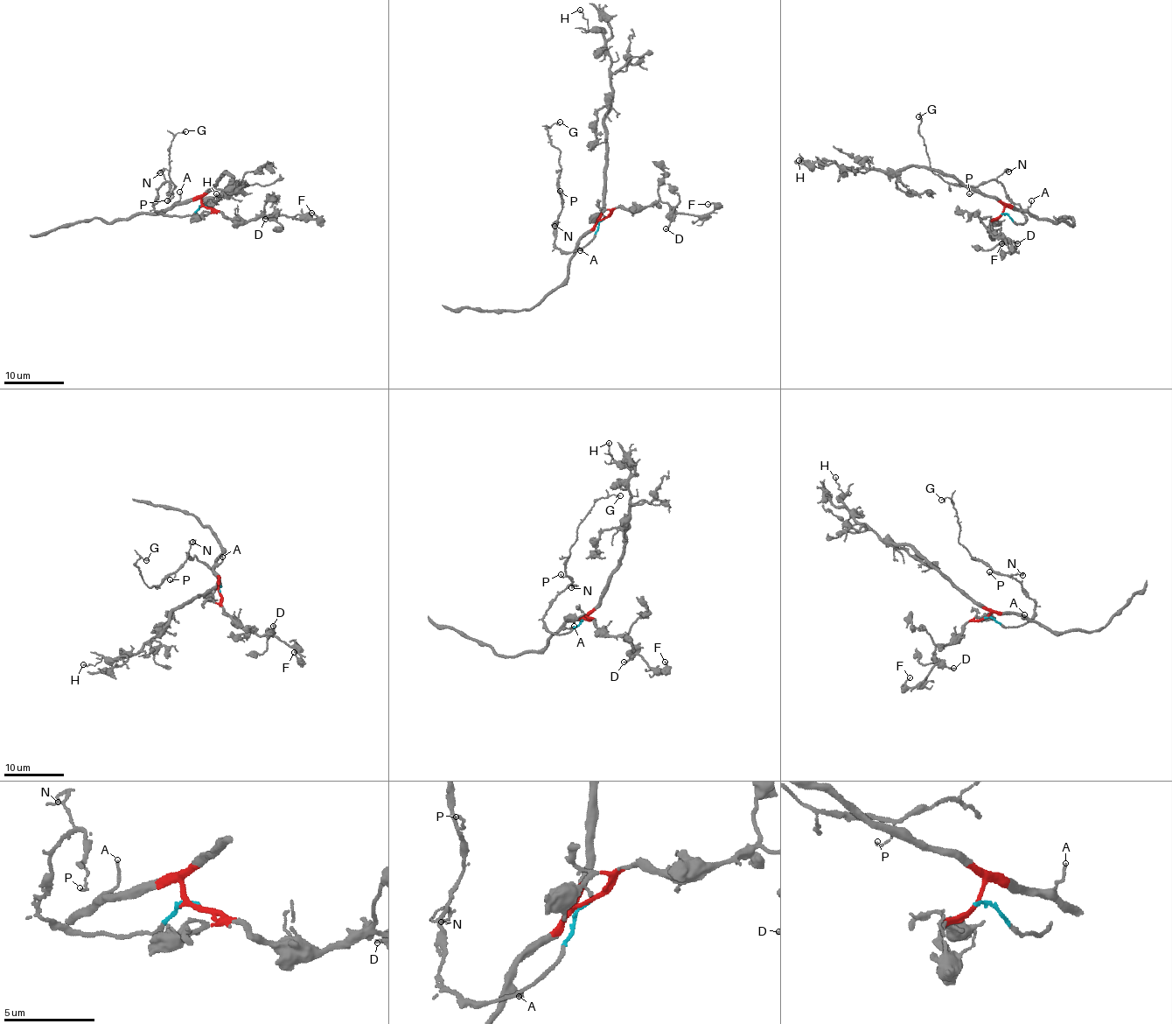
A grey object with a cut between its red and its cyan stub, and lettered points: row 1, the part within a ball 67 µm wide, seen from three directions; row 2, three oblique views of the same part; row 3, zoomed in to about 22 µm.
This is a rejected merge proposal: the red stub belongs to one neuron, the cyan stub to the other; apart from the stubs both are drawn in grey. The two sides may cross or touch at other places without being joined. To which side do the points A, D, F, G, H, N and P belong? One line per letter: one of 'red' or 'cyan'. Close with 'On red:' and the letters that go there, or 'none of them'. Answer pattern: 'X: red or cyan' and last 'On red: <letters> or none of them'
A: red
D: red
F: red
G: cyan
H: red
N: cyan
P: cyan
On red: A, D, F, H

